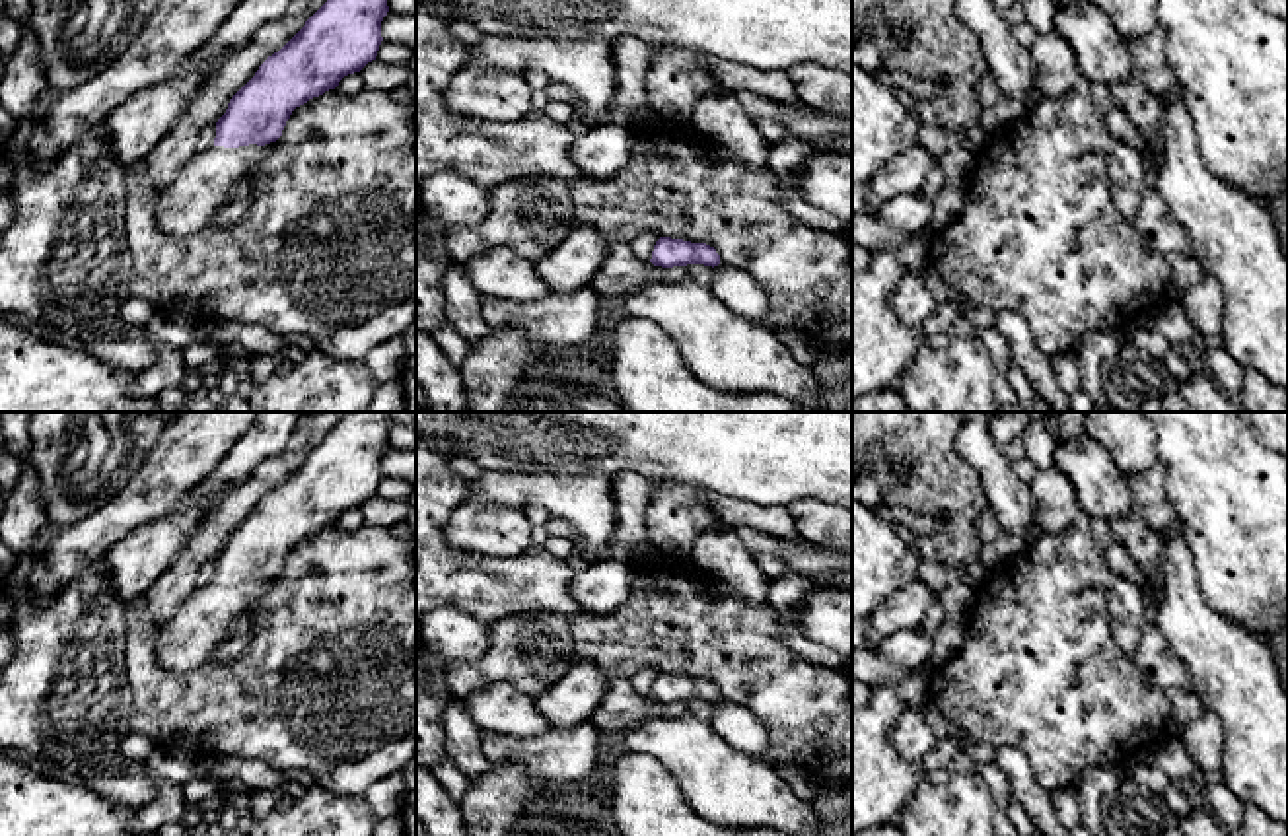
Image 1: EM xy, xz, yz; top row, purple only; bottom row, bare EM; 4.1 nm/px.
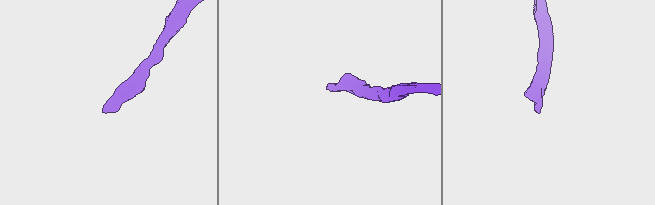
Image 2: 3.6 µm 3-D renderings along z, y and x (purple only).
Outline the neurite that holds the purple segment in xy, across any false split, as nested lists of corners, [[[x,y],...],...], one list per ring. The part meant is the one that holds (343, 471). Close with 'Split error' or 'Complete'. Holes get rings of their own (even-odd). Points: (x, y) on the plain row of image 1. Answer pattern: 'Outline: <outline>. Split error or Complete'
Outline: [[[346,412],[305,461],[230,535],[214,579],[197,587],[160,628],[158,659],[169,673],[210,661],[257,587],[282,572],[292,546],[376,496],[391,412]]]. Split error

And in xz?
Outline: [[[660,673],[654,680],[650,698],[662,704],[687,700],[704,700],[714,704],[720,700],[720,690],[706,679]]]. Complete

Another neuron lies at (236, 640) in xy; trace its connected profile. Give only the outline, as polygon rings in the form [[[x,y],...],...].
[[[276,577],[261,581],[253,597],[247,601],[247,607],[239,616],[232,622],[230,630],[224,634],[222,642],[214,647],[210,661],[228,665],[239,657],[243,657],[245,649],[251,644],[251,614],[253,609],[267,597],[272,581]]]

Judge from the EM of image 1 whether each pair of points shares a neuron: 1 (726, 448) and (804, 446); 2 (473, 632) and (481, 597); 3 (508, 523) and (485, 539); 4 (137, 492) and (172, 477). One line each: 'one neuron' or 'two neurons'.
1: one neuron
2: two neurons
3: one neuron
4: one neuron

